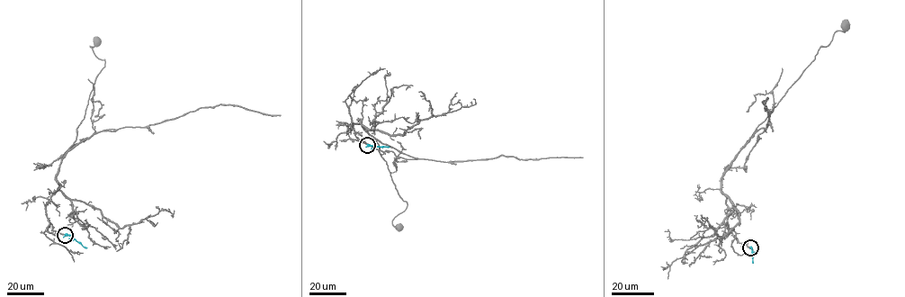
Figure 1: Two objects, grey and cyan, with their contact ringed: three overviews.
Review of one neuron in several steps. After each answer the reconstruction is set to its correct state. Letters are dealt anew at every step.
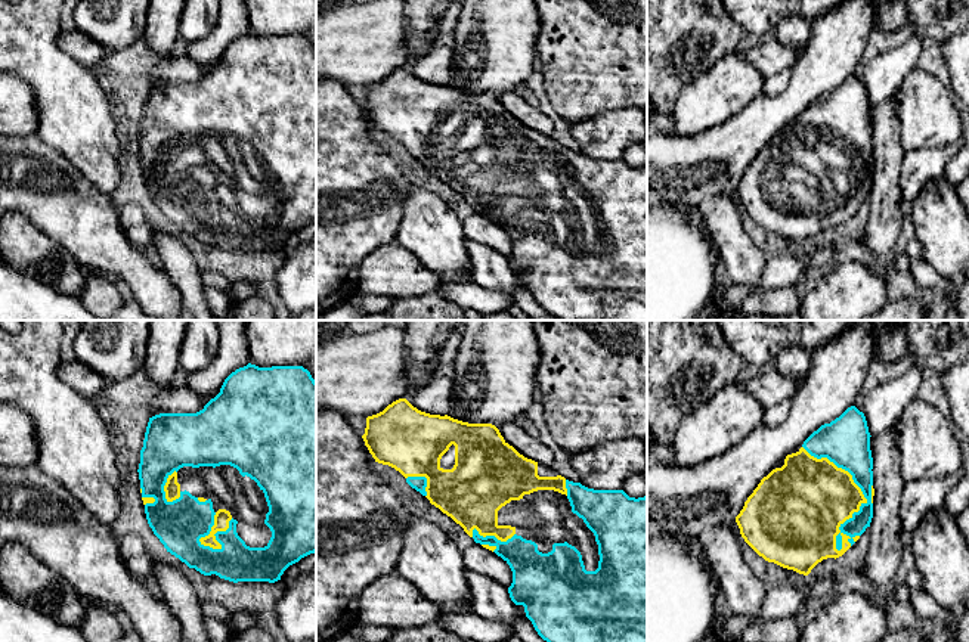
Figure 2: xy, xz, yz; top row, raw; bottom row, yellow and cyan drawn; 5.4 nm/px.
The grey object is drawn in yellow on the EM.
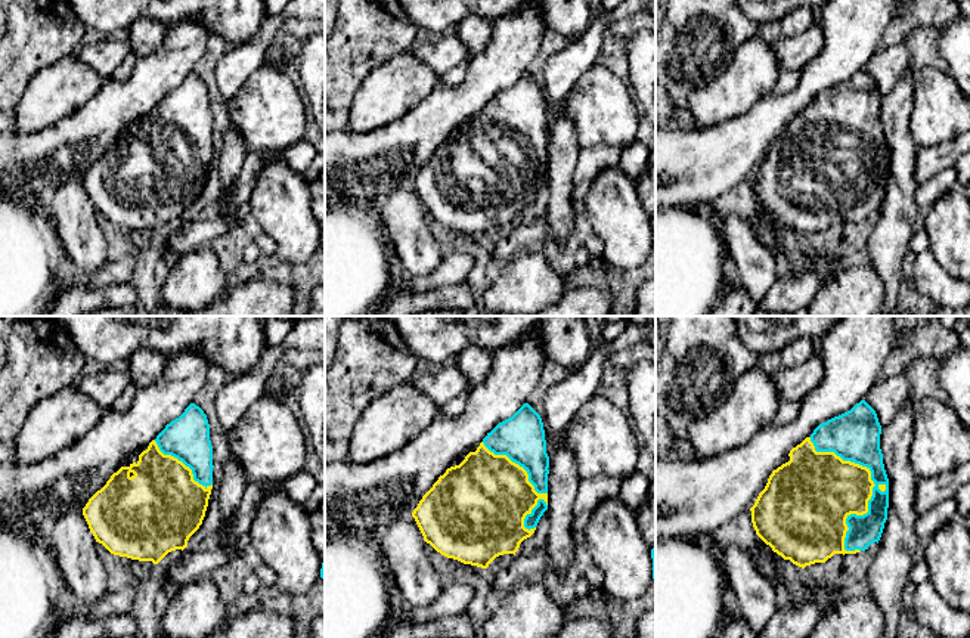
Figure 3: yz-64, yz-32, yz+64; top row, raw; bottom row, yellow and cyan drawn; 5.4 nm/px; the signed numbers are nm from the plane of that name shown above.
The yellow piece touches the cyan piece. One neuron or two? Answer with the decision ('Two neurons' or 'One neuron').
One neuron

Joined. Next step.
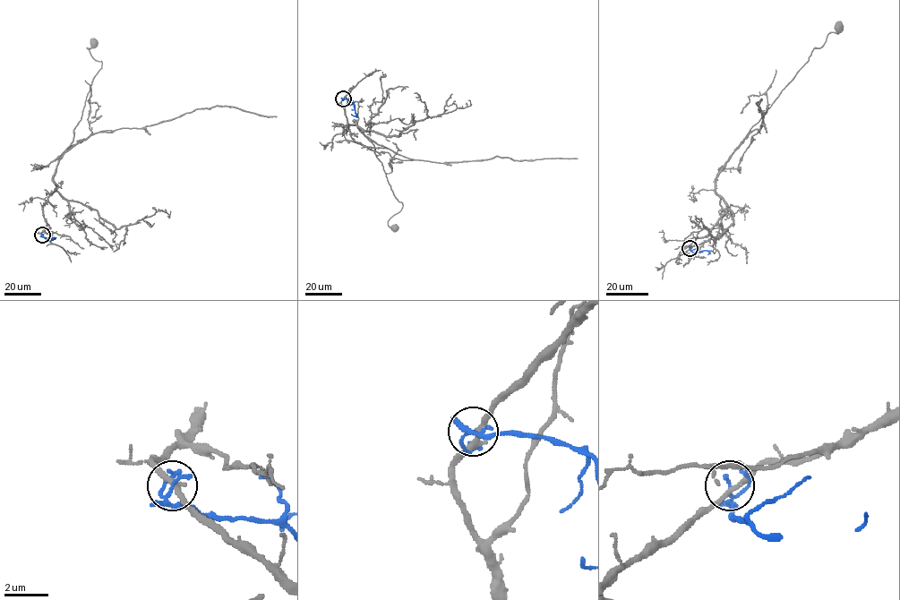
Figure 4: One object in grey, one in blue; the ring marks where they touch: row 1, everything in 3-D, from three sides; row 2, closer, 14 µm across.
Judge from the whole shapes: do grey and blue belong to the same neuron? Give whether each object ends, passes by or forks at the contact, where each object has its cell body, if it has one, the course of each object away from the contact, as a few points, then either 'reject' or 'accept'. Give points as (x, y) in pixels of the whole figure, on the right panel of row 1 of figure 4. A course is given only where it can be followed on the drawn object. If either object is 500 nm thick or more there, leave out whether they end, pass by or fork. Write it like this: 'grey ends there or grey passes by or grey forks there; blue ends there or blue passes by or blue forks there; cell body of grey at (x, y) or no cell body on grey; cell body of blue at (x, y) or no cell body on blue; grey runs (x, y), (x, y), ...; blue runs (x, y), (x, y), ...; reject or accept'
grey passes by; blue forks there; cell body of grey at (838, 27); no cell body on blue; grey runs (690, 247), (721, 234), (725, 211), (715, 190), (717, 174), (838, 26); blue runs (690, 247), (692, 252), (707, 250), (710, 252), (707, 254); reject

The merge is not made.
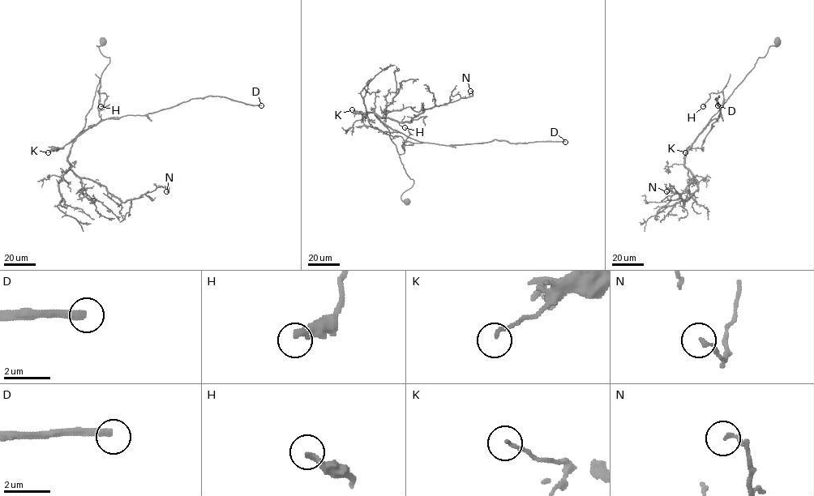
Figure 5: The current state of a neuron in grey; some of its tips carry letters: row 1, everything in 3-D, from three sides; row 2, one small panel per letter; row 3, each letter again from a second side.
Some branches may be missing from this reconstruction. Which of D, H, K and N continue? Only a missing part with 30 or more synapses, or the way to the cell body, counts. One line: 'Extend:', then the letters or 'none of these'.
Extend: D

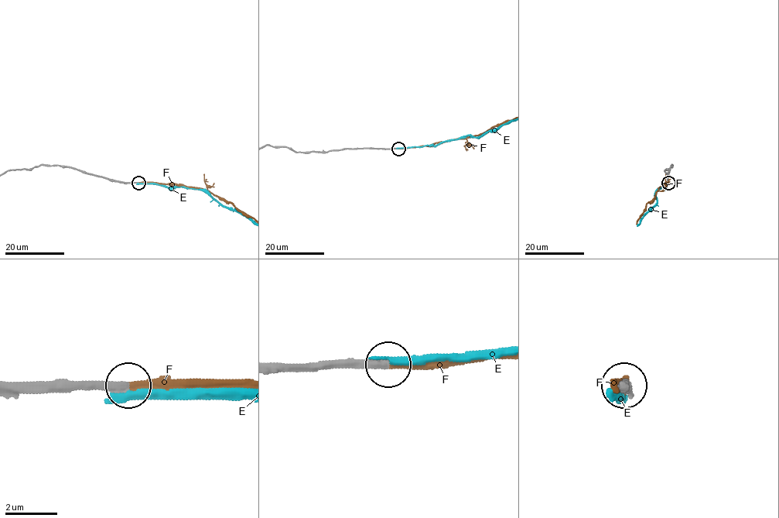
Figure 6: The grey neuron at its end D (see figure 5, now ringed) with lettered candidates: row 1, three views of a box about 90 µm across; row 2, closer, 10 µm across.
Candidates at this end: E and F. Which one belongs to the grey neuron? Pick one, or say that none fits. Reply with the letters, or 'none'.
F

